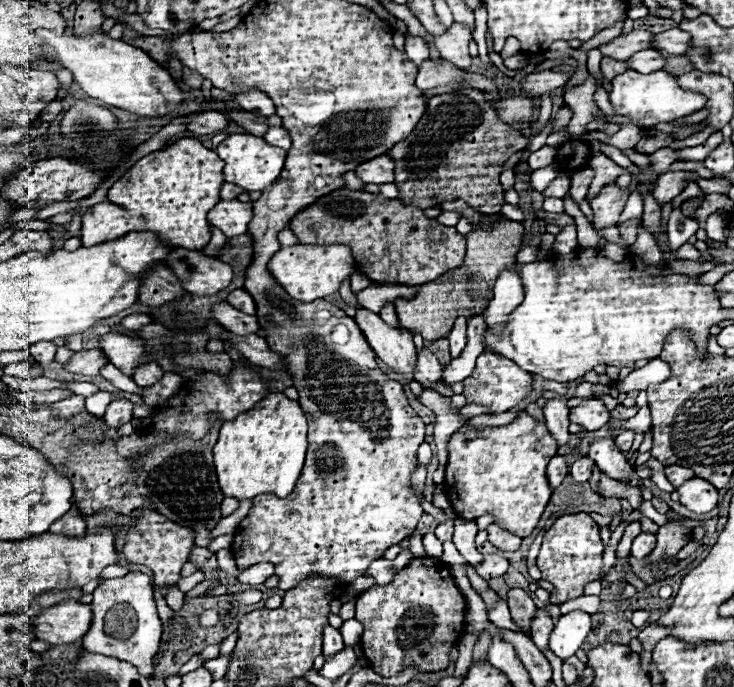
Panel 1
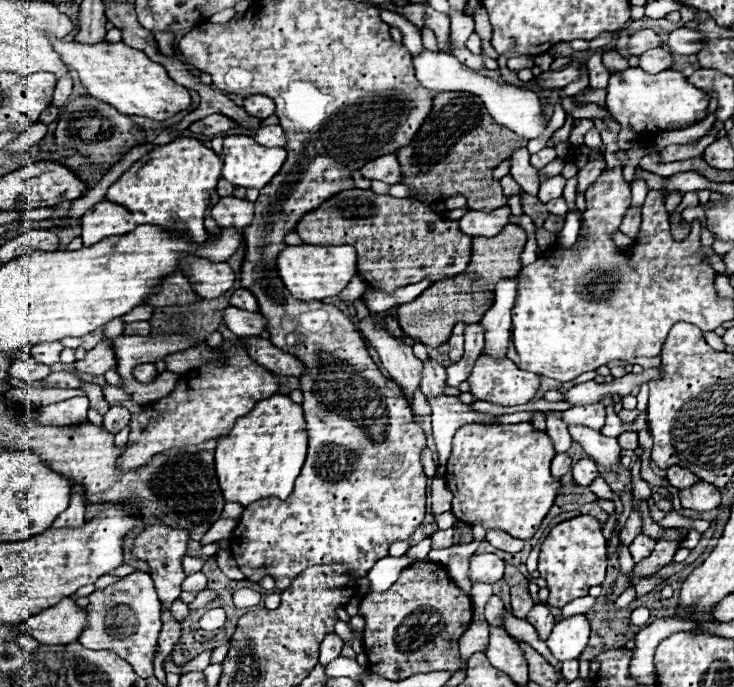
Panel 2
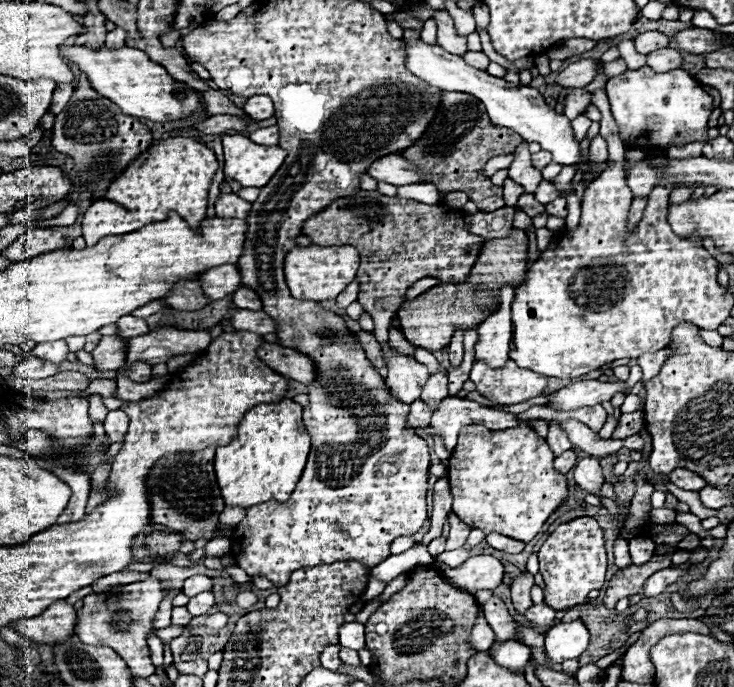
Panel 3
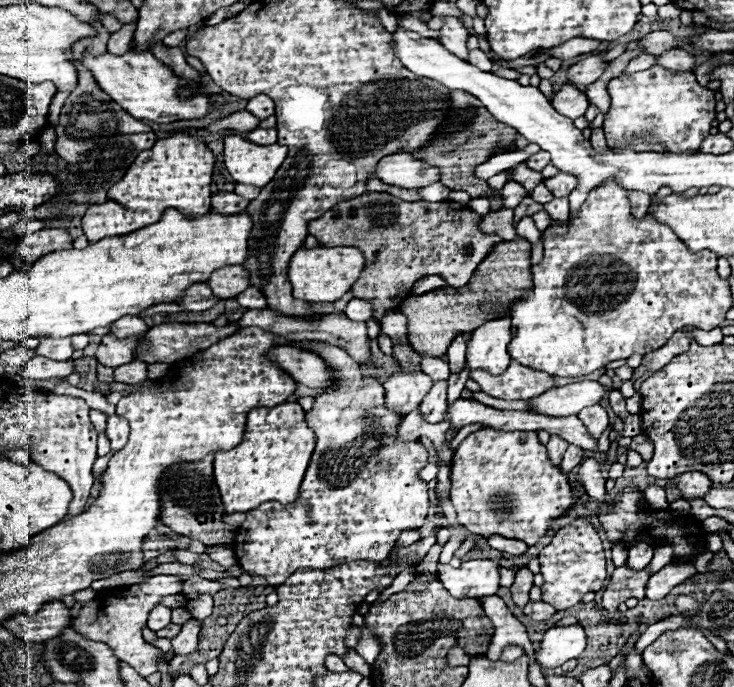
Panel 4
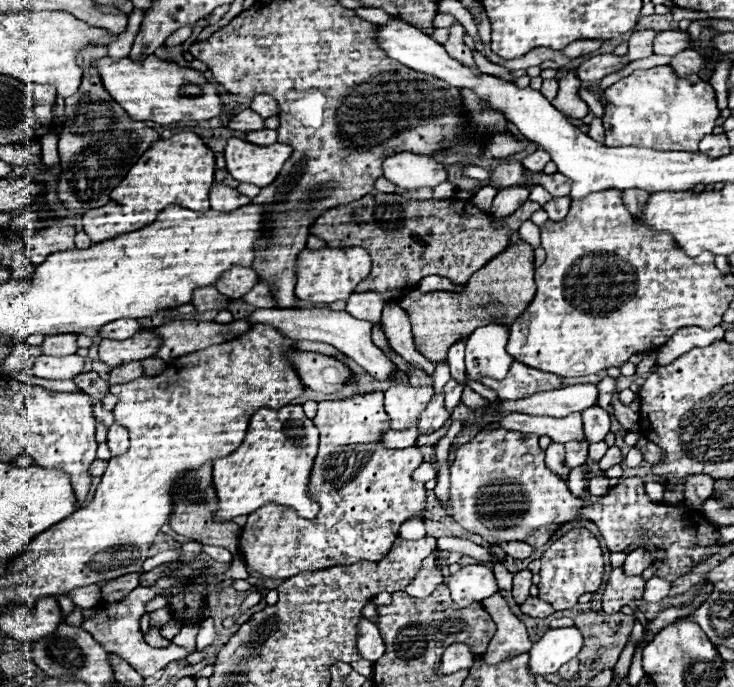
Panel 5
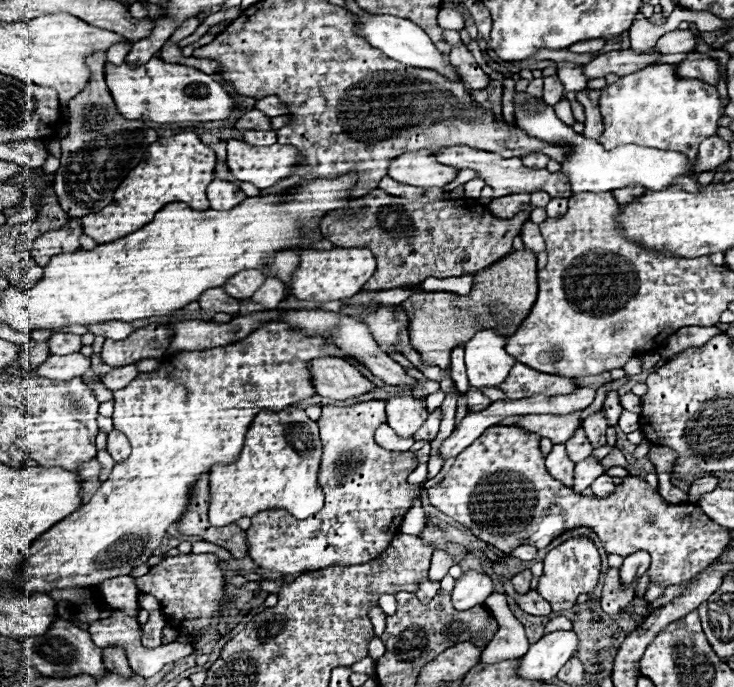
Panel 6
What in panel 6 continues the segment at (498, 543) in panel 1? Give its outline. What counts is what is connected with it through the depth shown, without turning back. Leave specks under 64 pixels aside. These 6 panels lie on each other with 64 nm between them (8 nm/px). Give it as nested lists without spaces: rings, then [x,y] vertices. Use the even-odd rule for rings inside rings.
[[[522,544],[522,546],[514,548],[510,554],[514,554],[514,556],[520,558],[520,560],[534,560],[534,558],[536,558],[536,552],[538,552],[538,548],[528,546],[528,544]]]

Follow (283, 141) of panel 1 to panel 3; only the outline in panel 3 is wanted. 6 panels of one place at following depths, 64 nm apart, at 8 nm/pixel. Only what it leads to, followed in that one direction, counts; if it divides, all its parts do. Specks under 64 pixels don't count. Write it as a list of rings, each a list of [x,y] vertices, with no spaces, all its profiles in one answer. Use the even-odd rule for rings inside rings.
[[[270,126],[270,128],[258,128],[254,132],[250,132],[248,136],[252,142],[256,144],[262,144],[262,146],[276,146],[278,140],[280,140],[280,134],[278,134],[278,126]]]

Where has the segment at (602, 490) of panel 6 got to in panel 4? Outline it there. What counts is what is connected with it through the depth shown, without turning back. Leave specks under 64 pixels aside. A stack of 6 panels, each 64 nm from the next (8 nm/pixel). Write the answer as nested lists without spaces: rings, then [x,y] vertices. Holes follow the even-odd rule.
[[[586,458],[580,468],[578,468],[578,482],[584,486],[586,494],[600,500],[601,503],[606,501],[606,478],[600,472],[600,464],[594,458]]]

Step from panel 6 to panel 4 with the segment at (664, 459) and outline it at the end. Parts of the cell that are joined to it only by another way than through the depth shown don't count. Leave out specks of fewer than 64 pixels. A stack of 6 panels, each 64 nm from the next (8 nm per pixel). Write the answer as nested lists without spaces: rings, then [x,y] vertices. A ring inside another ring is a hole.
[[[640,434],[640,436],[634,436],[634,438],[632,438],[630,450],[636,450],[636,452],[644,458],[644,462],[648,462],[648,460],[650,460],[650,456],[654,456],[654,454],[652,454],[652,452],[654,452],[654,446],[650,444],[650,440],[648,440],[648,438],[644,438],[644,434]]]

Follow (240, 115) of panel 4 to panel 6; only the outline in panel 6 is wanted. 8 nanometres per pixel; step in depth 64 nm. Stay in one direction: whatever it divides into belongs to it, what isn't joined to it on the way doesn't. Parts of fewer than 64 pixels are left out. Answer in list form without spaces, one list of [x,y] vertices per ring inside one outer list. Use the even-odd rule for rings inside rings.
[[[250,110],[248,114],[244,114],[244,116],[236,122],[236,128],[238,128],[238,130],[244,130],[244,128],[270,128],[270,130],[272,130],[272,124],[270,124],[270,116],[266,116],[264,112]]]

